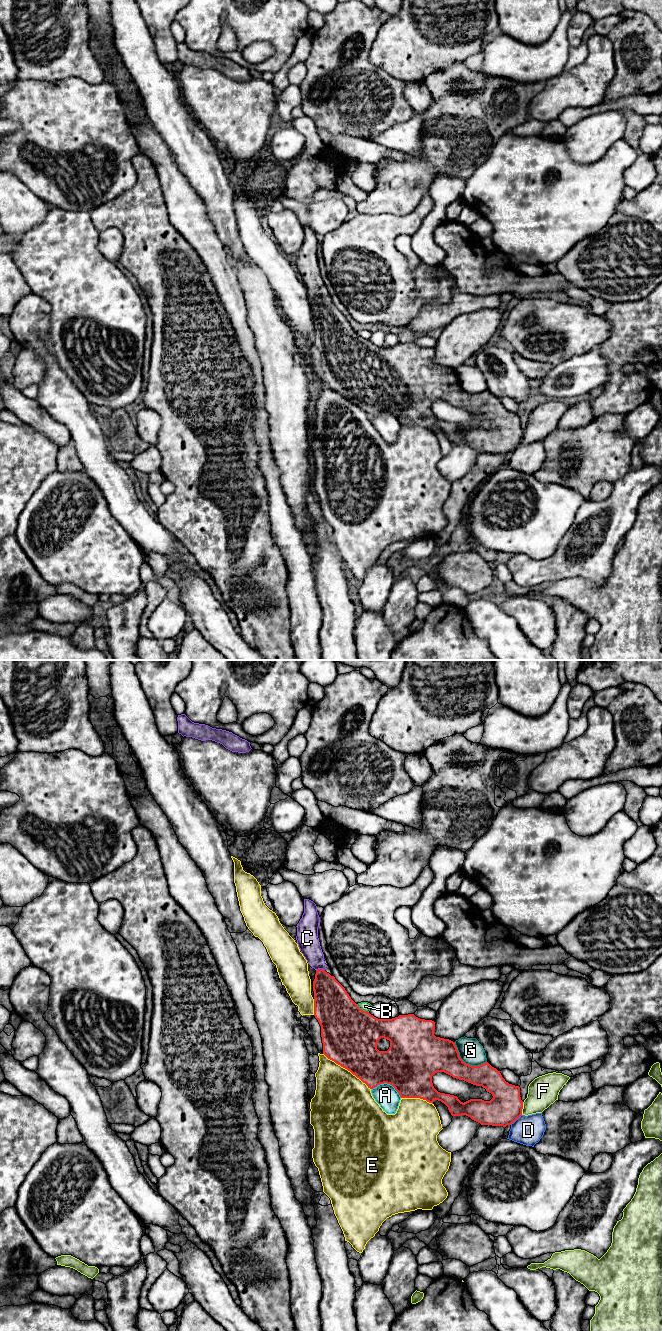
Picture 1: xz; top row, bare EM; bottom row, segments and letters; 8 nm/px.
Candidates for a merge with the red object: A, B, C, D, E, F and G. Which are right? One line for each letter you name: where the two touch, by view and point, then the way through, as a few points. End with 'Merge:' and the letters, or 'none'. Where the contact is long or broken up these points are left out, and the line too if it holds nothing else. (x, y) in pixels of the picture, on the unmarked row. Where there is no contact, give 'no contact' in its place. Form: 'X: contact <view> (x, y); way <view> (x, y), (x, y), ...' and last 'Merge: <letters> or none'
C: contact xz (320, 297); way xz (330, 326), (321, 305), (320, 297), (308, 270)
Merge: C

